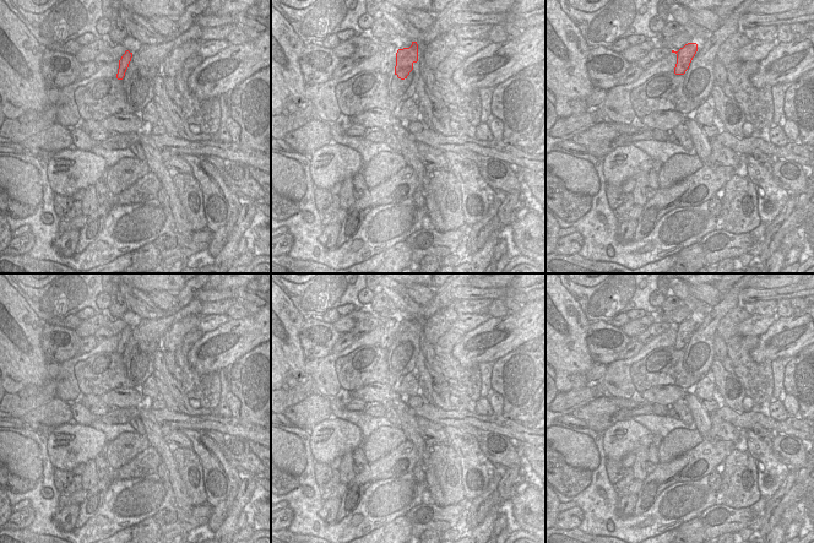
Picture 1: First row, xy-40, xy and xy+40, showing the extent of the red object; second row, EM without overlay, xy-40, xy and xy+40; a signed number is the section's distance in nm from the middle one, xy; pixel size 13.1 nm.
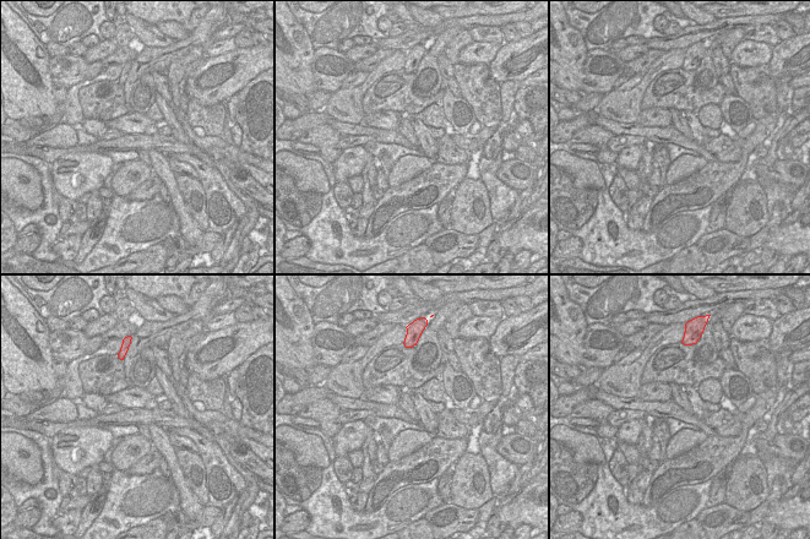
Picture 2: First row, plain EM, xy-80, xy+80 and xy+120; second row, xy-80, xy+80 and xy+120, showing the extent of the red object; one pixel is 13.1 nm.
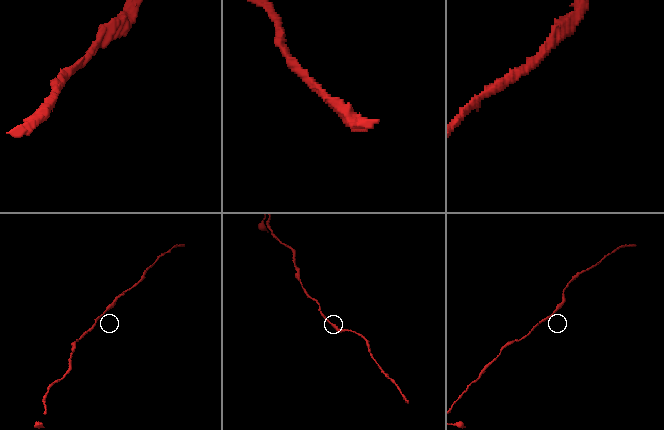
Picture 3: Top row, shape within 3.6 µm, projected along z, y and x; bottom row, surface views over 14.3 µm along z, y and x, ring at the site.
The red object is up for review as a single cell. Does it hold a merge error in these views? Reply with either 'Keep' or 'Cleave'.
Keep

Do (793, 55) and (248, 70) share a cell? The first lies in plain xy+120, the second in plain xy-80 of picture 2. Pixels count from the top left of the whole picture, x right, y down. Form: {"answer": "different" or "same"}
{"answer": "same"}

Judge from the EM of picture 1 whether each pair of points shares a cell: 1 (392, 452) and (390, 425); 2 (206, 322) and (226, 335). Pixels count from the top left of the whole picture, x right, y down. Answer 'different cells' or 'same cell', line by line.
1: different cells
2: different cells

